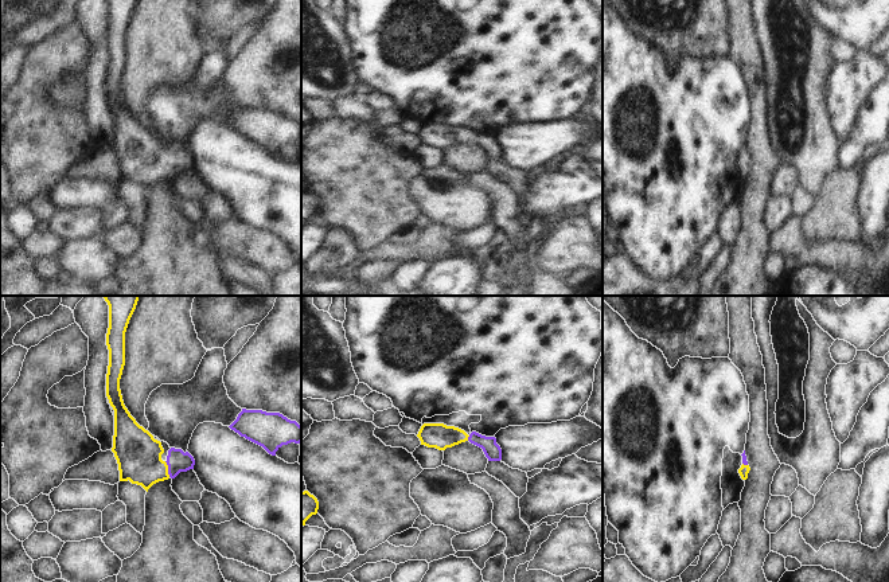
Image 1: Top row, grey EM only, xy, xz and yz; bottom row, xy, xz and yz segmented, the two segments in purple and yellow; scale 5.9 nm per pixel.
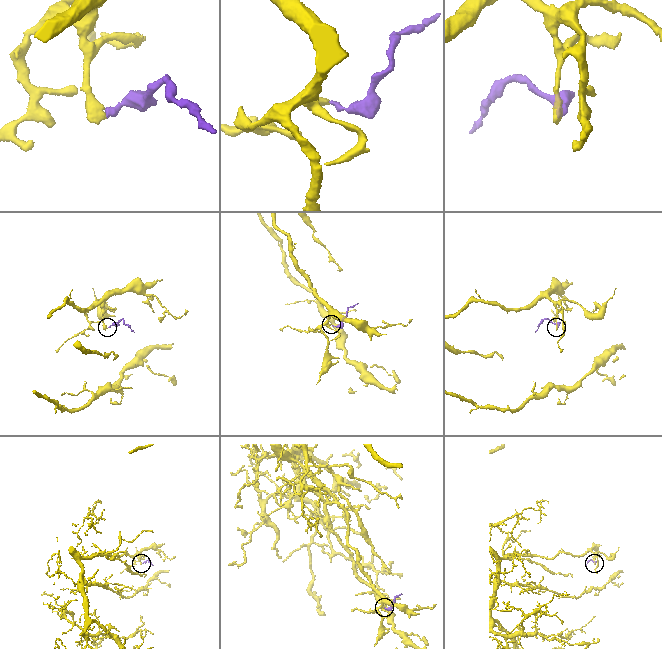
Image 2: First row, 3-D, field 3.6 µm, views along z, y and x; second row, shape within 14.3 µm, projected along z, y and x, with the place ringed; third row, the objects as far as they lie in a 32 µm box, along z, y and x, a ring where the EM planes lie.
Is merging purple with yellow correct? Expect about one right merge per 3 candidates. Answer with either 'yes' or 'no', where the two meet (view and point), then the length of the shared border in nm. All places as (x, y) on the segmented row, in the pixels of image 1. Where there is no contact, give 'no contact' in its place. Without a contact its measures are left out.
yes | xy (168, 469) | 100 nm

